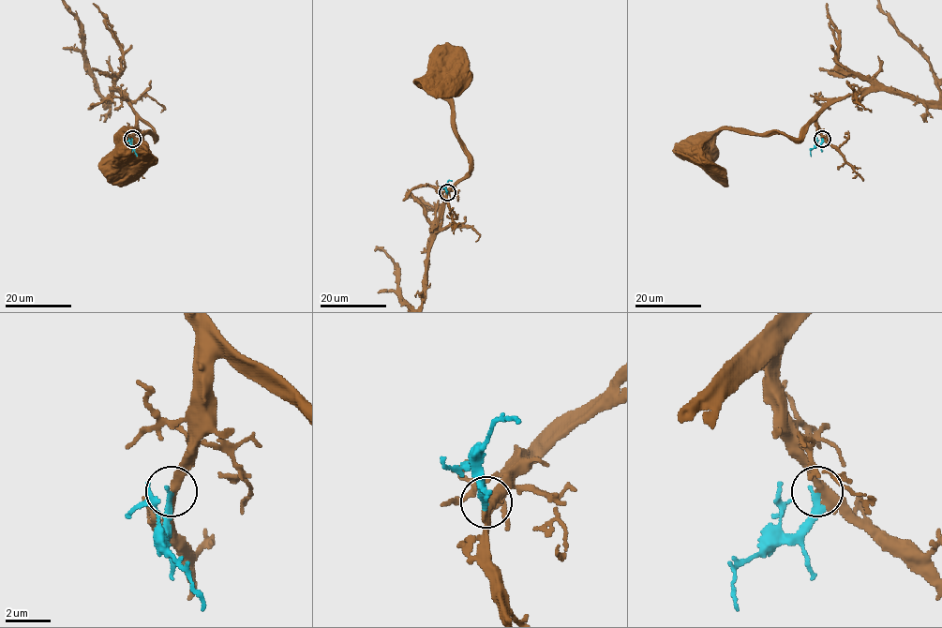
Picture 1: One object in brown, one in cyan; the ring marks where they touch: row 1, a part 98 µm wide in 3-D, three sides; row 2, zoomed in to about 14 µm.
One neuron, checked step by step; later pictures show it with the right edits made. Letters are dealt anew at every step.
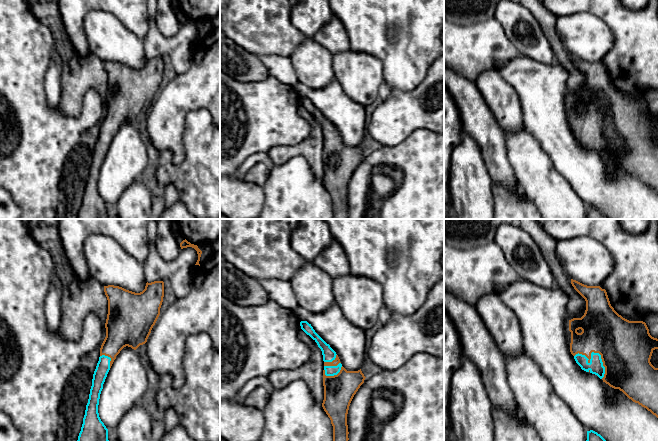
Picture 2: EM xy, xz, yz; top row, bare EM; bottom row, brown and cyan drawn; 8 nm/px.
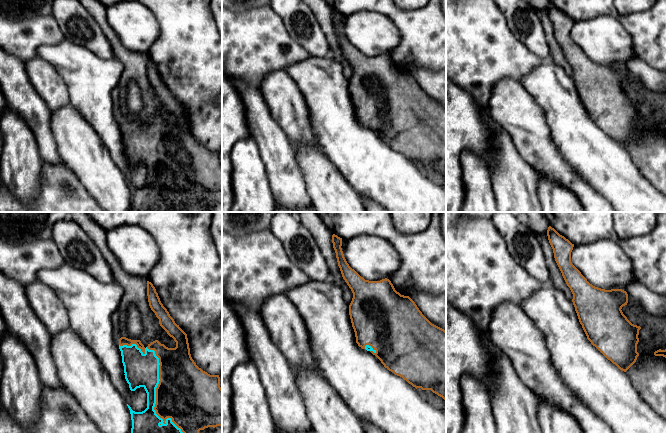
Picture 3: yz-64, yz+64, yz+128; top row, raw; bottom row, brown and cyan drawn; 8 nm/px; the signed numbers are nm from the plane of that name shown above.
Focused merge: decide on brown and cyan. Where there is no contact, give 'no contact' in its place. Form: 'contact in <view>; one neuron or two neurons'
contact in yz; one neuron

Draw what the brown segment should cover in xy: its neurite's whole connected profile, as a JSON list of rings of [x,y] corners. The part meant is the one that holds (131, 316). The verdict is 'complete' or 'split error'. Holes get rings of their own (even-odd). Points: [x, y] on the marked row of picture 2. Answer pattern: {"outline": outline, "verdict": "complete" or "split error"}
{"outline": [[[164,282],[146,283],[140,293],[119,286],[104,286],[108,300],[106,337],[93,374],[83,424],[77,441],[109,441],[108,429],[98,413],[100,394],[107,374],[120,351],[128,346],[136,350],[147,342],[159,315],[164,297]]], "verdict": "split error"}

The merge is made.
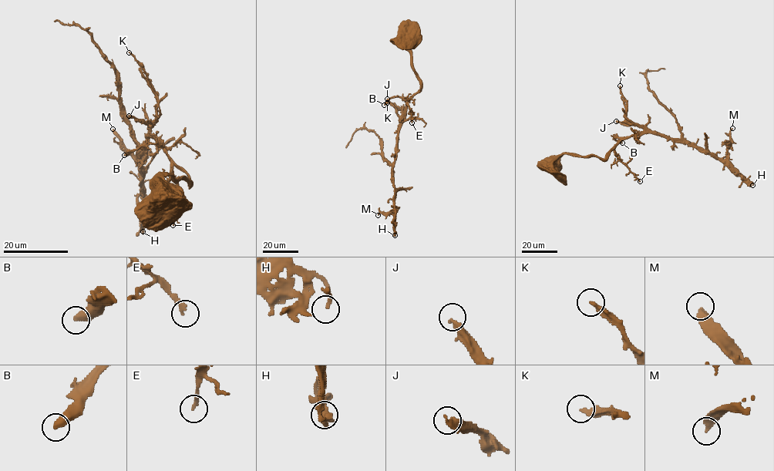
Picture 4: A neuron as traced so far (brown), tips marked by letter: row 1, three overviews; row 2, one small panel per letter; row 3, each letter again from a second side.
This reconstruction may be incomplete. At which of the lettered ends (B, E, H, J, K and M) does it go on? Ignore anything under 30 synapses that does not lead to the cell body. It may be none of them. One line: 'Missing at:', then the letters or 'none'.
Missing at: none

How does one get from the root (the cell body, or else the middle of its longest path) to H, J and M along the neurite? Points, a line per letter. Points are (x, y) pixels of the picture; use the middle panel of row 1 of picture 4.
H: (406, 33), (410, 61), (421, 87), (407, 102), (398, 135), (392, 166), (395, 235)
J: (406, 33), (410, 61), (421, 87), (408, 101), (399, 126), (396, 108), (387, 99)
M: (406, 33), (410, 61), (421, 87), (408, 101), (399, 130), (392, 166), (395, 208), (378, 215)

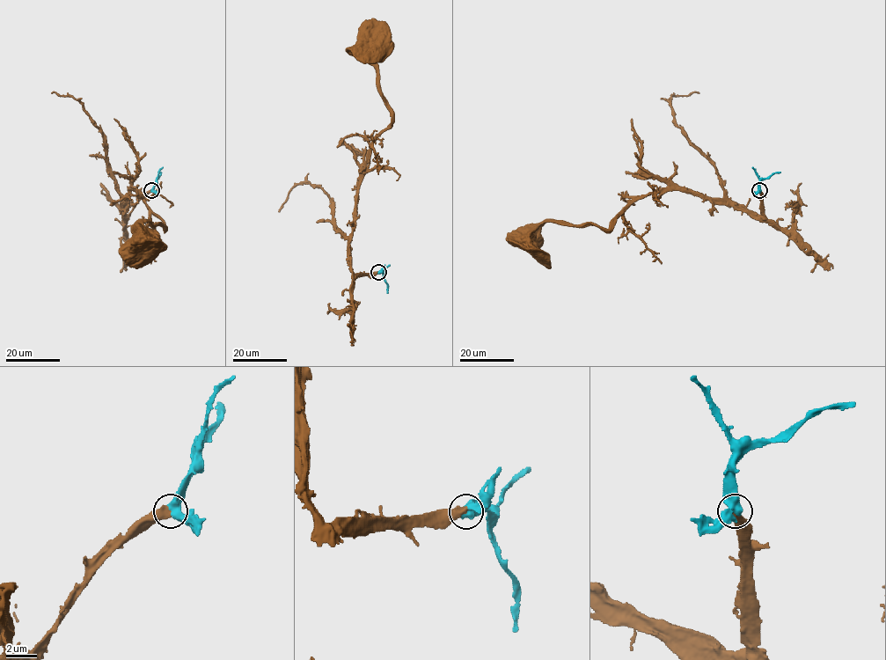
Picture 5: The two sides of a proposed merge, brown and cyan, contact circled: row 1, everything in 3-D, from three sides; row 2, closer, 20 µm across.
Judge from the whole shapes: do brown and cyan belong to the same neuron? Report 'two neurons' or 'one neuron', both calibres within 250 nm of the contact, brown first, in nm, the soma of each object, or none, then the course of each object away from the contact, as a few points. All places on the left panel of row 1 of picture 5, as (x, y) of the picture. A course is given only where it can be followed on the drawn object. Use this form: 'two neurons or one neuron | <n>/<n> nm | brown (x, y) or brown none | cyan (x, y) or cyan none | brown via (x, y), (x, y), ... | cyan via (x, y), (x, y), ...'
one neuron | 550/550 nm | brown (142, 241) | cyan none | brown via (151, 191), (128, 215), (122, 206), (135, 190), (164, 223), (166, 229), (144, 222), (142, 243) | cyan via (151, 191), (159, 172)

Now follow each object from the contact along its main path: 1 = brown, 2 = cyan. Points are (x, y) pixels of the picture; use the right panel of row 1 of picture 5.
1: (759, 191), (761, 215), (662, 190), (637, 196), (608, 229), (544, 222), (527, 243)
2: (759, 191), (762, 179), (780, 172)

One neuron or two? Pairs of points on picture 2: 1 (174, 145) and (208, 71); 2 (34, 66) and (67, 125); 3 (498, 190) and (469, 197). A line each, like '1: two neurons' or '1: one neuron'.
1: one neuron
2: one neuron
3: two neurons

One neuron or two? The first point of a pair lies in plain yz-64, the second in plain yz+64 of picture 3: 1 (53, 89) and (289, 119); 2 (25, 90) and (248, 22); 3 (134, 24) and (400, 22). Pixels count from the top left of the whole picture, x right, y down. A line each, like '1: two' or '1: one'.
1: one
2: two
3: two

